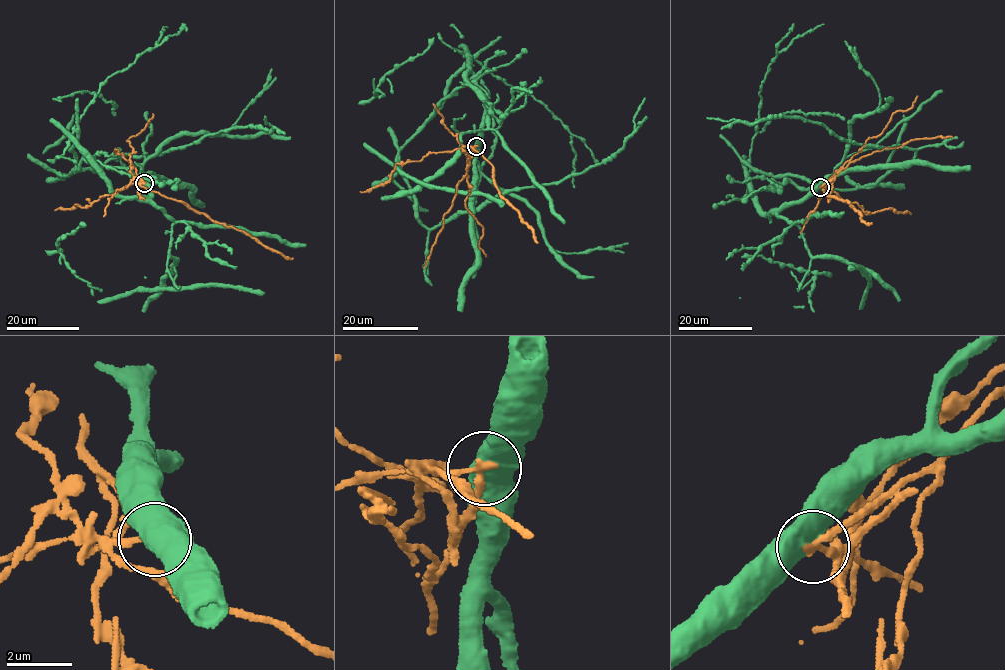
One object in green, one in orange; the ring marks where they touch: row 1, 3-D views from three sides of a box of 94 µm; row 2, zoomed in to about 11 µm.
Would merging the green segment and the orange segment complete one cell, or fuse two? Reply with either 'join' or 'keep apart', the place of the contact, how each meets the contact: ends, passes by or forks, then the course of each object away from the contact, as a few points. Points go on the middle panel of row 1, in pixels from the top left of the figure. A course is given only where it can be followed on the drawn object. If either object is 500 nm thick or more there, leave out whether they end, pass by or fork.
keep apart; place (476, 146); course green (476, 146), (484, 103), (466, 53), (441, 109), (399, 153), (428, 228), (611, 160), (645, 98); course orange (476, 146), (471, 147), (481, 153), (492, 167), (501, 196), (529, 225), (537, 243)

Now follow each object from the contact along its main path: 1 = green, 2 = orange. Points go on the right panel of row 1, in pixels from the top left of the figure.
1: (820, 186), (766, 215), (748, 162), (853, 190), (908, 167), (915, 152), (851, 142), (803, 119), (707, 117)
2: (820, 186), (825, 196), (847, 200), (857, 210), (861, 219), (866, 224), (872, 222)

